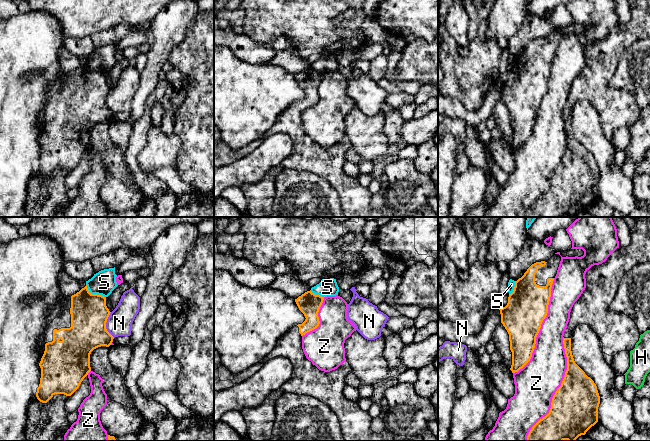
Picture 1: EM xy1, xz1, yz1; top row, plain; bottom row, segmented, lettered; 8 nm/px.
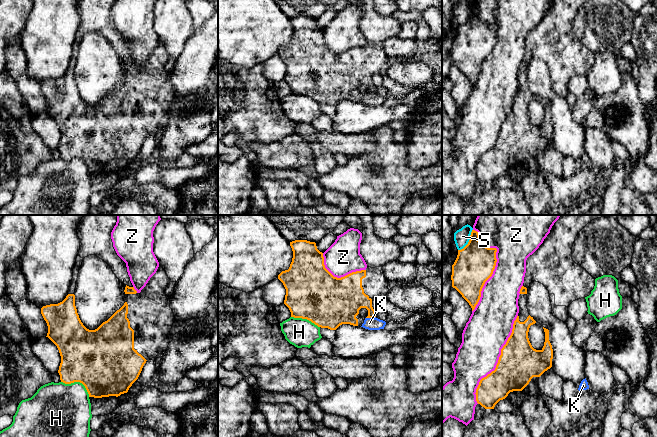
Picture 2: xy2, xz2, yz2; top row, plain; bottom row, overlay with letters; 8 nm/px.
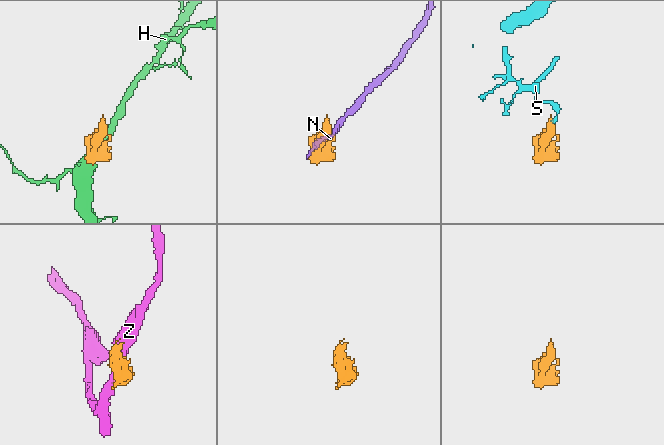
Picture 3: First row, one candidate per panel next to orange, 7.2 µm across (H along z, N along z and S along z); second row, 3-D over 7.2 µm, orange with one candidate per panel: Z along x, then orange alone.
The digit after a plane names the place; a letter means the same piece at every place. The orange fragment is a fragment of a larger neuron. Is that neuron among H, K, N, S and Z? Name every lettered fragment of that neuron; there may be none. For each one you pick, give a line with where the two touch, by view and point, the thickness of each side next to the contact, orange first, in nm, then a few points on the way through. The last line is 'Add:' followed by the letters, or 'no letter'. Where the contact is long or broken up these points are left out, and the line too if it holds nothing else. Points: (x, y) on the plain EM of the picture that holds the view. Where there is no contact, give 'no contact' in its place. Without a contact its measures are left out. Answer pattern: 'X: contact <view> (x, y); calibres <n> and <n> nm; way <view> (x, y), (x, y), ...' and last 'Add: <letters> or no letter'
Add: no letter

